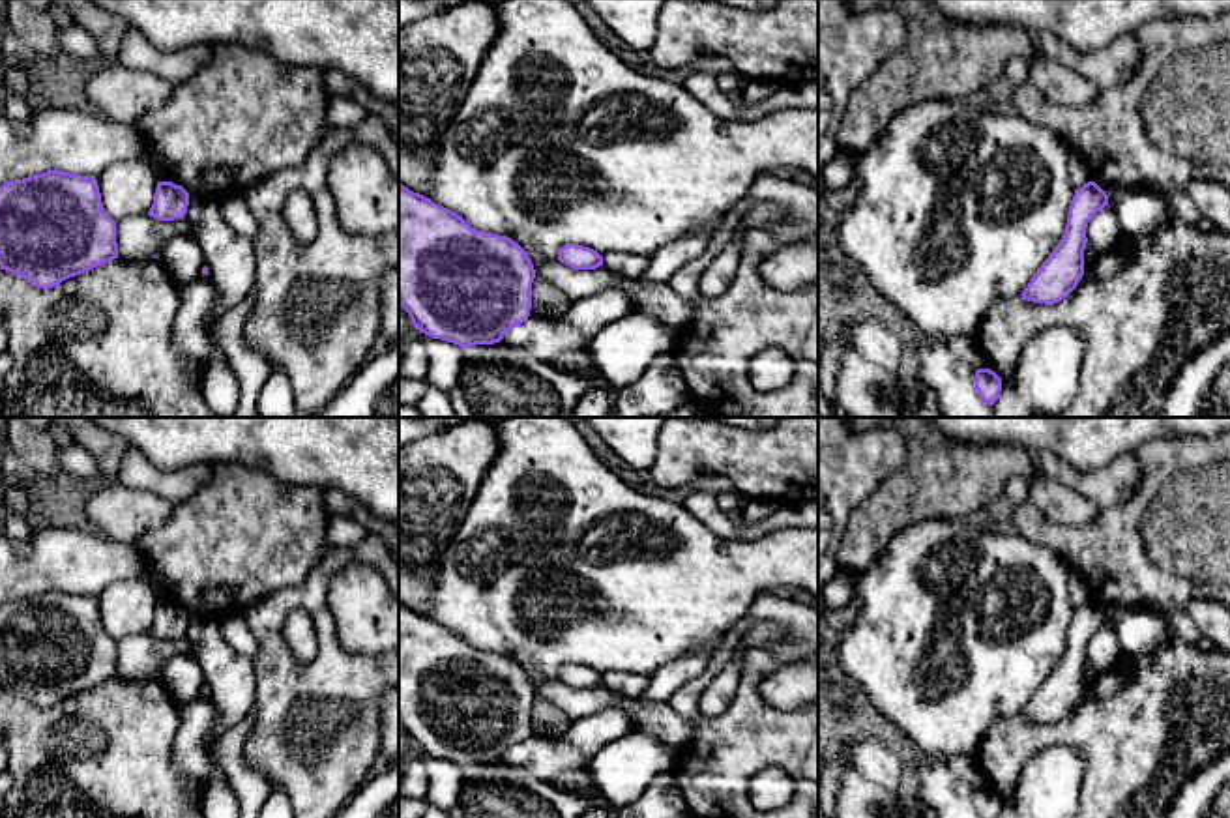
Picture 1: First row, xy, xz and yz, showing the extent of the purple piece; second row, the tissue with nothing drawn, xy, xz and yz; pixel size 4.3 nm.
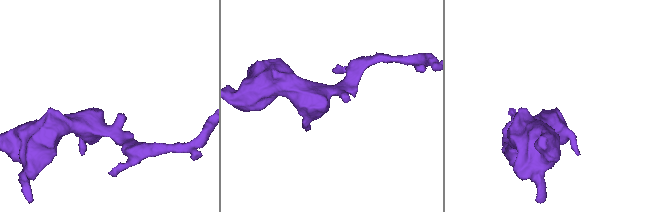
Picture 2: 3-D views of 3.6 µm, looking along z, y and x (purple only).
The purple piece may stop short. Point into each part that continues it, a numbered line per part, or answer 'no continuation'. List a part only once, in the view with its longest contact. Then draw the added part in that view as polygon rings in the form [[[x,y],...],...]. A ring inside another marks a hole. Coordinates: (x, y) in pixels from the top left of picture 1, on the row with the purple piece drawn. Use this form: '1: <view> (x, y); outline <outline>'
no continuation

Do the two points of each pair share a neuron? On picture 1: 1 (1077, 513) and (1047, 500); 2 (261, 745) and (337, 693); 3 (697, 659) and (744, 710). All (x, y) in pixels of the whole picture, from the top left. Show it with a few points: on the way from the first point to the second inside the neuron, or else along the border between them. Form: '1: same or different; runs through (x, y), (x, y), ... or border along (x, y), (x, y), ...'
1: same; runs through (1069, 508), (1054, 500)
2: same; runs through (281, 727), (292, 714), (313, 714), (317, 710)
3: different; border along (721, 639), (708, 663), (671, 695)

